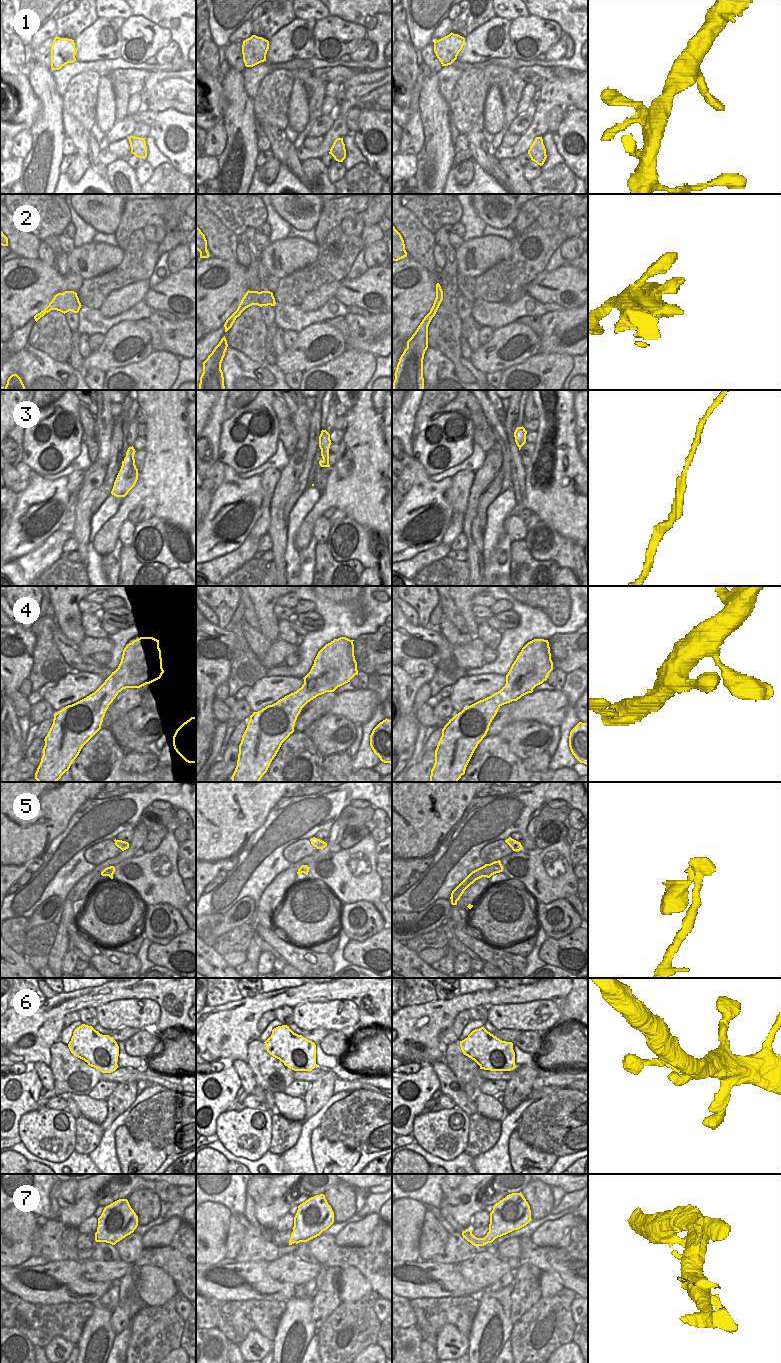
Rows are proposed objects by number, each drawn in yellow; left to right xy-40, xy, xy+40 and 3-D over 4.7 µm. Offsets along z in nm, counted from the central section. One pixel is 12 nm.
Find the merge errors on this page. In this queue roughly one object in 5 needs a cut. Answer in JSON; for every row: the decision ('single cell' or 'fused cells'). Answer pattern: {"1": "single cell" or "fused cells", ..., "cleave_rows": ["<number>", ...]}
{"1": "single cell", "2": "single cell", "3": "single cell", "4": "single cell", "5": "single cell", "6": "single cell", "7": "single cell", "cleave_rows": []}

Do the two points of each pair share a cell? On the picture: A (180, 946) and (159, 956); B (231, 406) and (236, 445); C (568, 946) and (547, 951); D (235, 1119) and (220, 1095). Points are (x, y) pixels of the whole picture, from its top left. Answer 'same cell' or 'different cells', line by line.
A: same cell
B: different cells
C: same cell
D: different cells

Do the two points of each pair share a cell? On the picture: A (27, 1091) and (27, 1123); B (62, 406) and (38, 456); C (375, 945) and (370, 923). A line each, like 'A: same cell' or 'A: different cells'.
A: different cells
B: same cell
C: different cells

